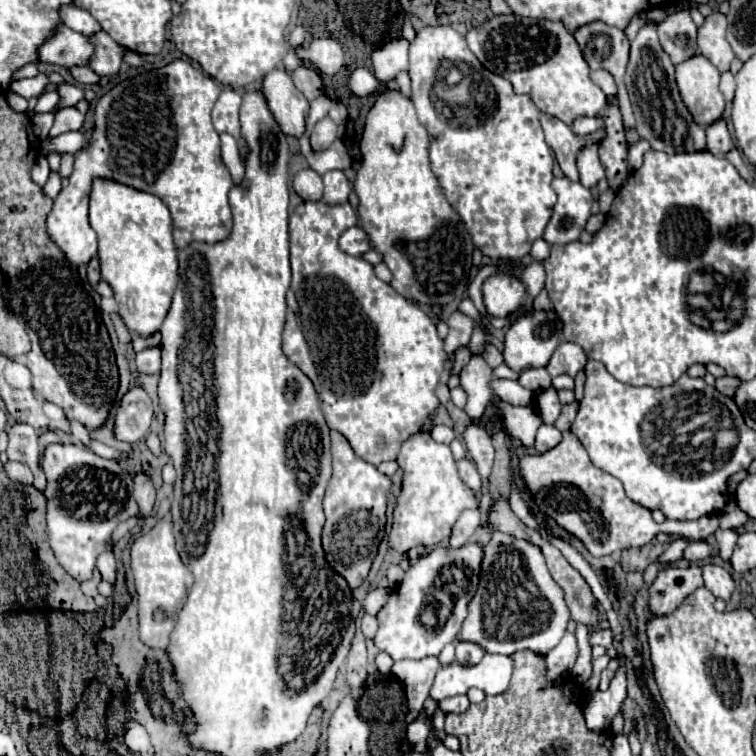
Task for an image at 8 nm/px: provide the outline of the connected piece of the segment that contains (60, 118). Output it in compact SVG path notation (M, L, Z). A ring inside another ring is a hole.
M76 108L60 110L54 116L54 126L50 130L50 136L58 136L58 134L64 134L70 130L80 130L82 124L84 124L84 114L78 112Z

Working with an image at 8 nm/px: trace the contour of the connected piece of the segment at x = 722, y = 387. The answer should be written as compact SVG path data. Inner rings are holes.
M722 376L722 378L716 380L716 390L720 390L722 394L732 398L738 384L740 384L740 378L736 378L736 376Z

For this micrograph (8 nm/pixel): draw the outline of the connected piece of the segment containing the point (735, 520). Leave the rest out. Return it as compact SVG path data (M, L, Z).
M732 500L732 502L724 508L724 512L720 514L720 526L722 526L722 528L742 528L748 520L750 520L750 516L748 516L746 512L742 512L742 510L736 506L734 500Z

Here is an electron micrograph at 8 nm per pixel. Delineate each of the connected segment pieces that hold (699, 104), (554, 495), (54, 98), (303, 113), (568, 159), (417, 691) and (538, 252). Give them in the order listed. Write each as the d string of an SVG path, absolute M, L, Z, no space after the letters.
M694 56L676 66L676 84L694 122L710 126L722 118L724 96L718 88L720 72L704 56Z
M566 430L562 442L544 452L544 454L518 454L520 456L520 472L522 478L534 496L538 508L554 518L564 530L578 536L586 548L592 552L592 556L606 556L612 552L620 552L630 546L644 546L648 544L658 532L664 532L668 536L682 536L686 540L706 540L710 534L718 530L718 516L704 516L696 522L672 522L664 520L662 524L656 524L652 520L652 514L648 508L632 502L622 482L606 472L600 470L600 494L598 494L598 468L592 466L588 452L580 444L580 440Z
M46 92L44 96L38 98L38 104L34 106L34 112L36 112L36 114L40 114L40 112L50 112L56 104L58 104L58 94L56 94L56 92Z
M276 70L264 78L262 90L284 134L300 138L306 132L306 118L310 108L308 98L304 94L284 94L284 82L276 82Z
M542 114L540 122L542 122L542 130L546 134L546 144L554 150L564 176L578 180L576 158L578 158L580 150L586 146L592 146L592 144L600 144L606 138L606 130L600 128L592 134L578 136L570 130L570 126L566 126L562 120L558 120L550 114Z
M434 656L424 660L400 660L392 664L390 672L402 680L406 690L406 700L408 700L406 722L414 722L418 718L438 668L440 664L438 664L438 658Z
M538 238L534 244L532 244L532 258L538 260L538 262L544 262L546 258L550 256L550 244L542 238Z

